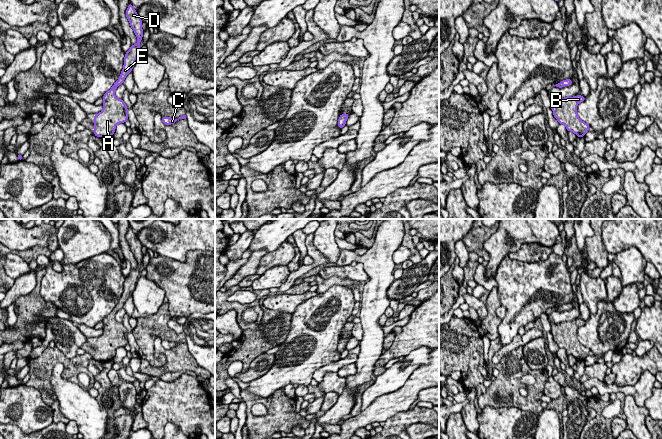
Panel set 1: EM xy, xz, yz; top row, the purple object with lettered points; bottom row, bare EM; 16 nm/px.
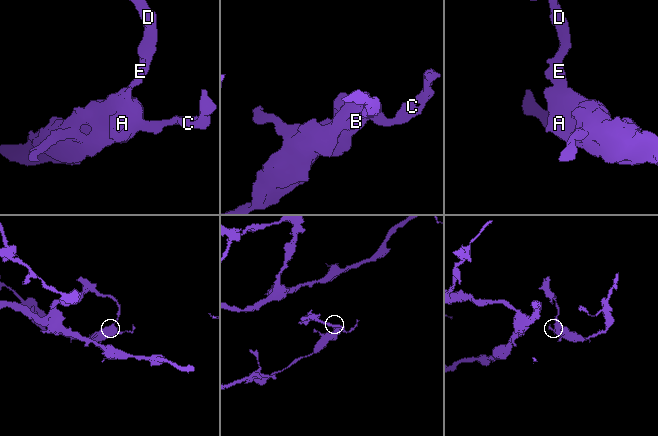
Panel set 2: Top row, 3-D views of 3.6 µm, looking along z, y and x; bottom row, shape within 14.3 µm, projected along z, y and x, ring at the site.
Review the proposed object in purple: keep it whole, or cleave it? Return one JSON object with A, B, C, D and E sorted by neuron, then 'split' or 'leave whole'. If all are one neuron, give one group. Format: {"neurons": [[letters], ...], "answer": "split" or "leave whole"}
{"neurons": [["A", "B", "C", "D", "E"]], "answer": "leave whole"}

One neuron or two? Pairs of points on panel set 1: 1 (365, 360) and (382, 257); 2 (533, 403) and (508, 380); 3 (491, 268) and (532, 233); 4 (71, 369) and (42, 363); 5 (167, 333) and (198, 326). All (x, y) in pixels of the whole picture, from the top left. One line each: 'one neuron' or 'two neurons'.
1: one neuron
2: one neuron
3: one neuron
4: one neuron
5: two neurons

